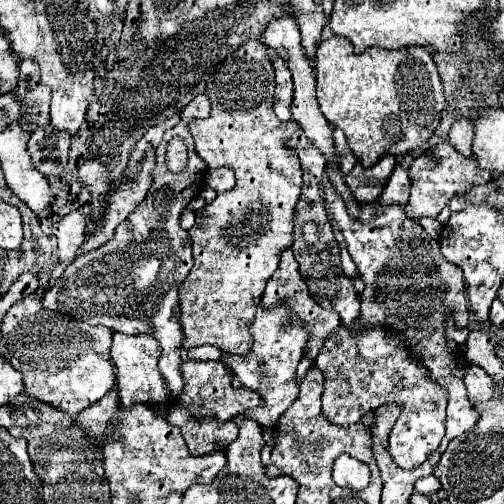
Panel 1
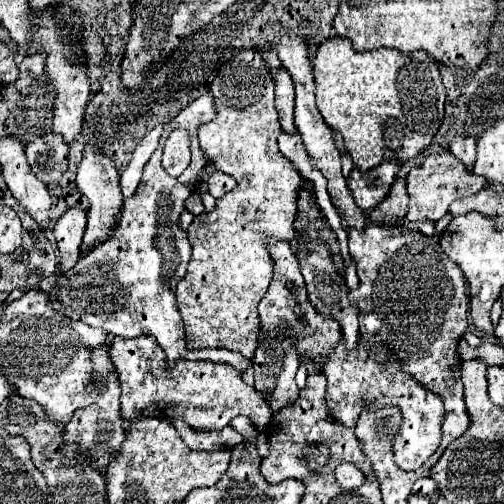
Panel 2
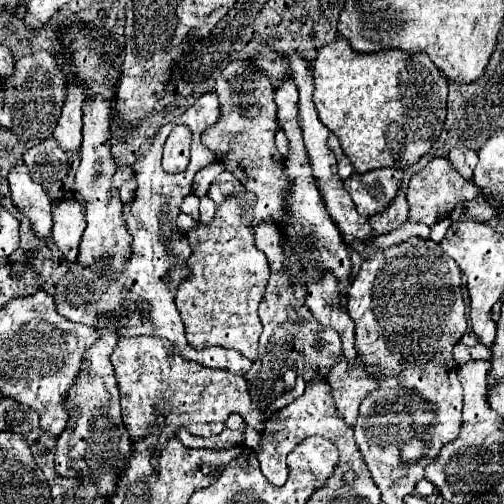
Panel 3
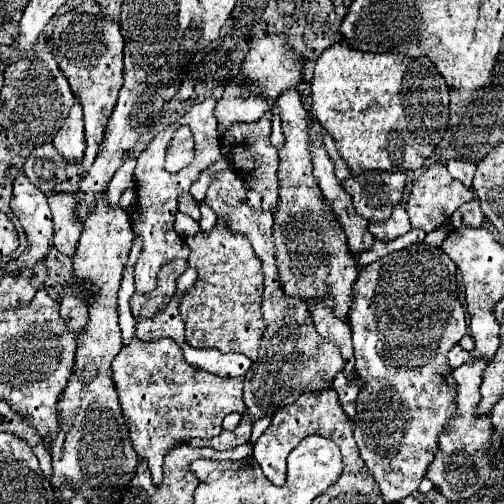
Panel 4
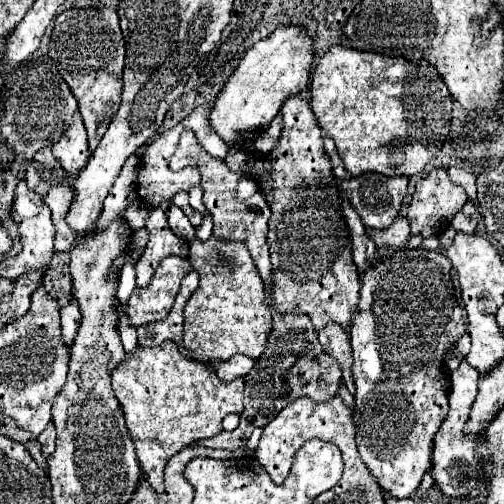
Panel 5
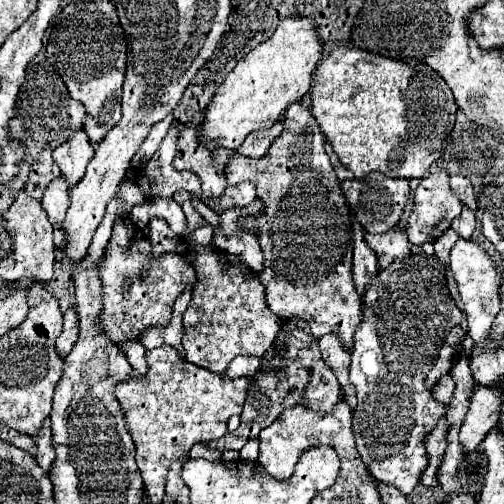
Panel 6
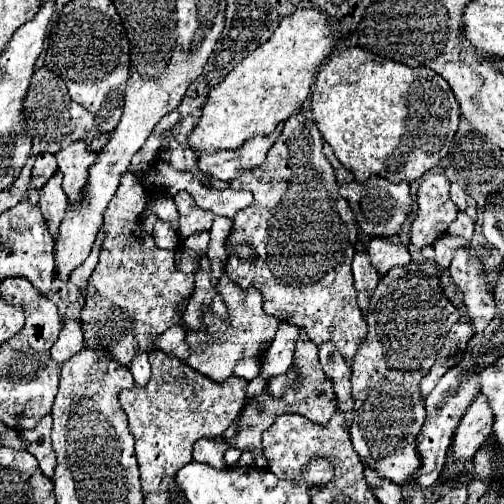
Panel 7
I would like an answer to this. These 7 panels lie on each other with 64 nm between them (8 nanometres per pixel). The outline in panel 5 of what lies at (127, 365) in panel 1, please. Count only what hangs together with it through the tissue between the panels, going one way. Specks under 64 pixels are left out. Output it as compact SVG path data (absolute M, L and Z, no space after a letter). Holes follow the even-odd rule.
M166 340L158 346L152 346L152 348L144 348L138 344L134 352L128 352L126 358L112 372L112 388L114 388L116 398L120 400L128 432L136 446L140 468L156 492L164 490L164 466L170 456L174 456L176 452L180 452L182 448L190 446L192 442L196 442L200 438L212 438L212 436L220 434L222 418L232 412L240 414L244 410L244 406L242 406L244 380L242 378L236 378L232 382L220 380L212 372L212 368L184 358L178 352L176 342L170 342L170 340Z

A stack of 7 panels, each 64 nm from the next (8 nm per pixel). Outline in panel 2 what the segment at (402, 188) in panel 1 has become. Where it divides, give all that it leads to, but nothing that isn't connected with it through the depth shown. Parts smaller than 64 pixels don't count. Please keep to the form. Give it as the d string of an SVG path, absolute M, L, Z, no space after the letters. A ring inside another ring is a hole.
M396 178L388 196L368 212L368 216L372 216L374 220L386 220L388 216L392 216L392 220L400 222L406 216L408 210L408 190L406 190L406 178Z

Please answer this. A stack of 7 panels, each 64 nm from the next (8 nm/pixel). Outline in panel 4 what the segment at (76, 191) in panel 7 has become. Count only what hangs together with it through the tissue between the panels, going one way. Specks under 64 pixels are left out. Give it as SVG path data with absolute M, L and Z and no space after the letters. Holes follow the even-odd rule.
M78 98L70 108L68 118L64 120L64 126L56 132L52 144L66 160L70 160L70 162L82 160L84 136L82 136L82 106L80 106Z

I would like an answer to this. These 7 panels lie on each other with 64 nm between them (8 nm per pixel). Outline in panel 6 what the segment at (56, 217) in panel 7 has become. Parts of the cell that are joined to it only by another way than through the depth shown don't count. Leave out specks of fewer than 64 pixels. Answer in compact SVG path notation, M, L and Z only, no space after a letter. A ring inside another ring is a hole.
M60 176L60 178L56 178L56 180L52 180L48 184L48 188L46 188L44 196L42 196L42 206L48 212L50 222L54 226L54 244L56 244L56 248L62 248L64 242L66 242L66 232L64 232L62 224L64 224L64 214L66 214L66 210L70 206L68 192L70 192L70 186Z

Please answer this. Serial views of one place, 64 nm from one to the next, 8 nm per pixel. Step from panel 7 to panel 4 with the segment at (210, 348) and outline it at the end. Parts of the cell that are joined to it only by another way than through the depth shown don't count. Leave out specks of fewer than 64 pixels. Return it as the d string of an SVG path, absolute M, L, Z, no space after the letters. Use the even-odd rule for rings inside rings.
M218 218L216 226L210 232L198 232L194 236L188 236L186 242L192 250L188 266L198 272L196 284L180 298L180 314L186 324L186 342L192 348L218 348L220 352L240 352L250 360L256 360L260 338L264 332L264 320L260 316L264 272L262 262L256 256L250 240L244 234L230 230L224 218Z

